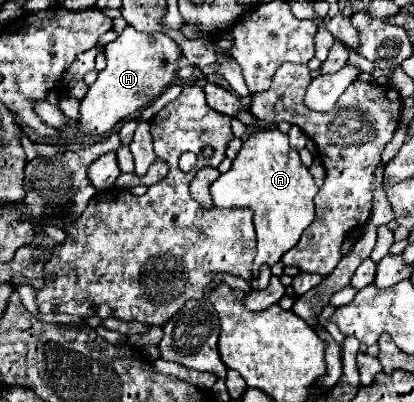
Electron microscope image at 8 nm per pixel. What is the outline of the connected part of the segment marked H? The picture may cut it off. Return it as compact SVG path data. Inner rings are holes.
M128 25L120 34L120 38L116 38L114 42L104 46L104 54L108 60L108 66L98 72L98 80L88 88L86 96L80 102L80 120L74 124L74 130L82 136L104 136L110 130L114 130L122 120L126 120L128 116L136 116L140 110L144 110L148 106L148 102L152 102L154 98L158 98L172 82L172 78L176 76L178 70L178 60L182 58L178 44L168 38L166 34L157 32L156 34L148 34L139 32Z

